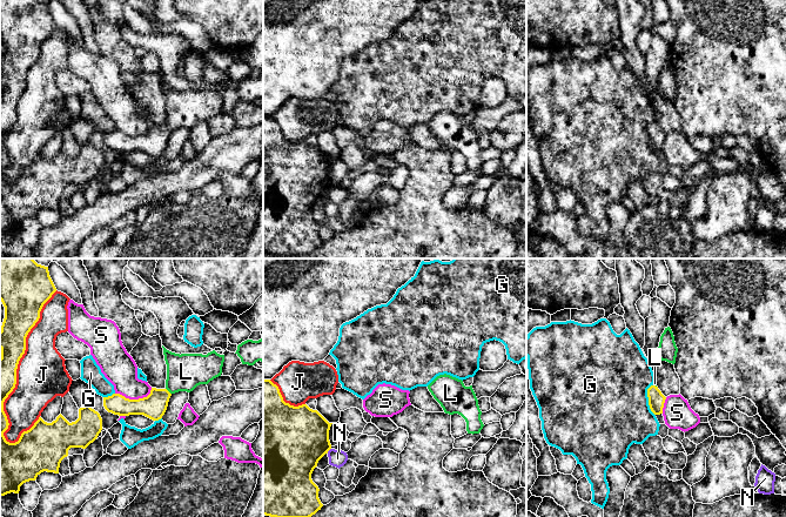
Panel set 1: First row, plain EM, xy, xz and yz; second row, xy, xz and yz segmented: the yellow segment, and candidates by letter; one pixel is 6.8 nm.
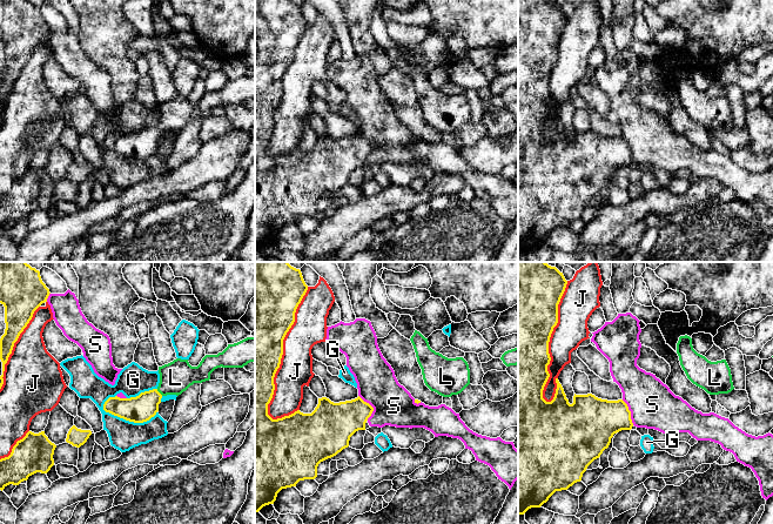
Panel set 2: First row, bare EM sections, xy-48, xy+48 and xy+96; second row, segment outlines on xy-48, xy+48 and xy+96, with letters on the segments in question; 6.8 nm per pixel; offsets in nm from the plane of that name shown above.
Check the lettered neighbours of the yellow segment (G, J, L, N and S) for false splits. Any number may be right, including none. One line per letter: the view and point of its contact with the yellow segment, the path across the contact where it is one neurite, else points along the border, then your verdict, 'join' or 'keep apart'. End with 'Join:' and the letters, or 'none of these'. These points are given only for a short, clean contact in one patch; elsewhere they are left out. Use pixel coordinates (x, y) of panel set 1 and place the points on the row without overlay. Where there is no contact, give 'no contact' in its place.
G: contact yz (649, 136); keep apart
J: contact xy (17, 103); keep apart
L: contact xy (168, 128); way xy (154, 142), (168, 128), (186, 108); join
N: contact xz (329, 186); keep apart
S: contact xy (134, 136); keep apart
Join: L

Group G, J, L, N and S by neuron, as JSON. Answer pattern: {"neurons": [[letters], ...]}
{"neurons": [["G"], ["J"], ["L"], ["N"], ["S"]]}

